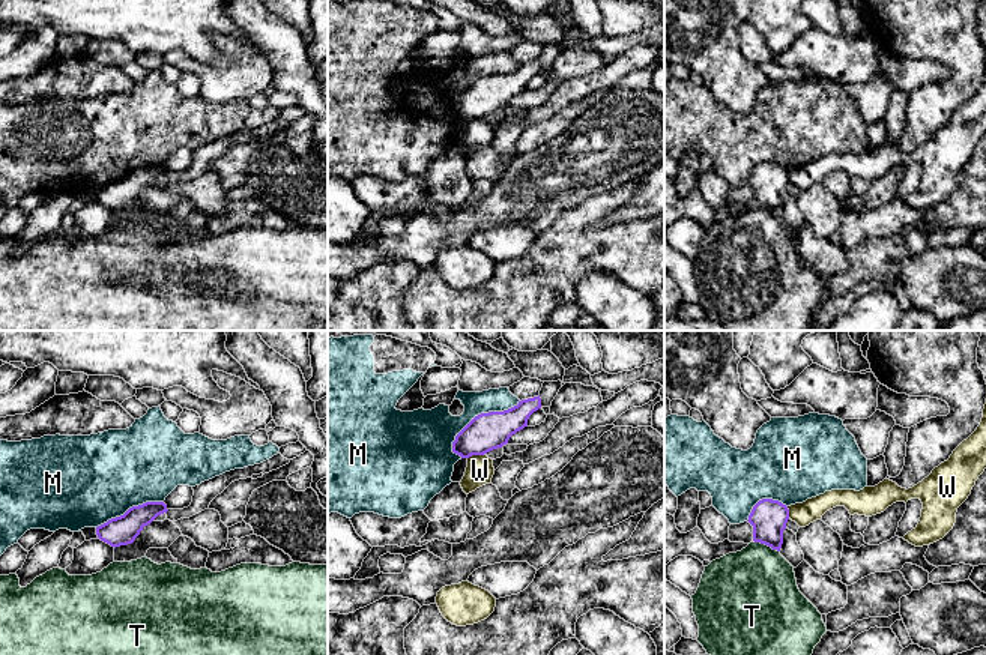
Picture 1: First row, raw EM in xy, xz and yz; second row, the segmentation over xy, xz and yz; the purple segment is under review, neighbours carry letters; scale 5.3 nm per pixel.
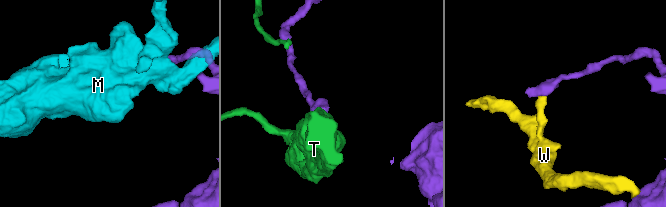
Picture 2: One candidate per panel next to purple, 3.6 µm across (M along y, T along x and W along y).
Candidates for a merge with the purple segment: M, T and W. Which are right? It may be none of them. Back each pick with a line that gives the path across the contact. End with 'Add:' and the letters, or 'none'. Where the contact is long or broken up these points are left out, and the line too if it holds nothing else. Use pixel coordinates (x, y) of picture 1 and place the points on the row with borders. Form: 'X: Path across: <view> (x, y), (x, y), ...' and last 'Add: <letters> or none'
Add: none

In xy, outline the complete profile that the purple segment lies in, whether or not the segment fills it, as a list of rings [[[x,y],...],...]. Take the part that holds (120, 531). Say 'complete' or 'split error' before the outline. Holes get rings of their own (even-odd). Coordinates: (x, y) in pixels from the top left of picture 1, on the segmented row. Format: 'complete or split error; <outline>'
complete; [[[146,502],[132,506],[123,515],[98,526],[96,535],[114,548],[132,544],[144,526],[150,524],[158,515],[167,514],[167,511],[164,502]]]

